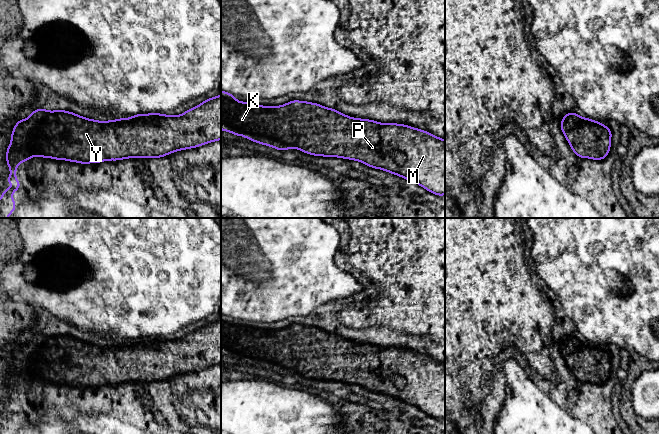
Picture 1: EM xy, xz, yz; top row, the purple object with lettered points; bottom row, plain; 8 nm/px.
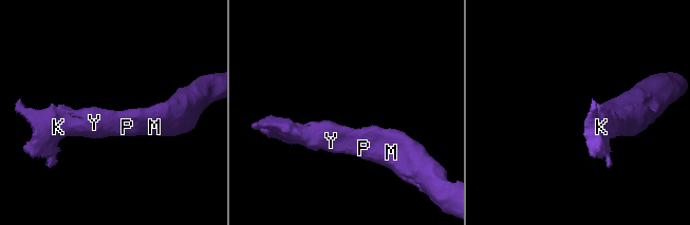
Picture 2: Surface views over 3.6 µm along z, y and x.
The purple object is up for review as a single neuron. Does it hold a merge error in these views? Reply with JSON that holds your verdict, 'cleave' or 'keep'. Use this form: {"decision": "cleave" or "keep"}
{"decision": "keep"}

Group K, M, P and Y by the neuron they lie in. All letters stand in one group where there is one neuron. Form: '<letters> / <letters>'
K M P Y

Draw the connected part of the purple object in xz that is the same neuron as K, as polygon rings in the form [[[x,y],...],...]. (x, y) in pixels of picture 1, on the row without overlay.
[[[221,315],[221,354],[278,375],[295,372],[313,380],[356,384],[413,405],[434,419],[445,419],[445,364],[409,349],[352,342],[308,325],[261,330],[238,325],[232,317]]]

